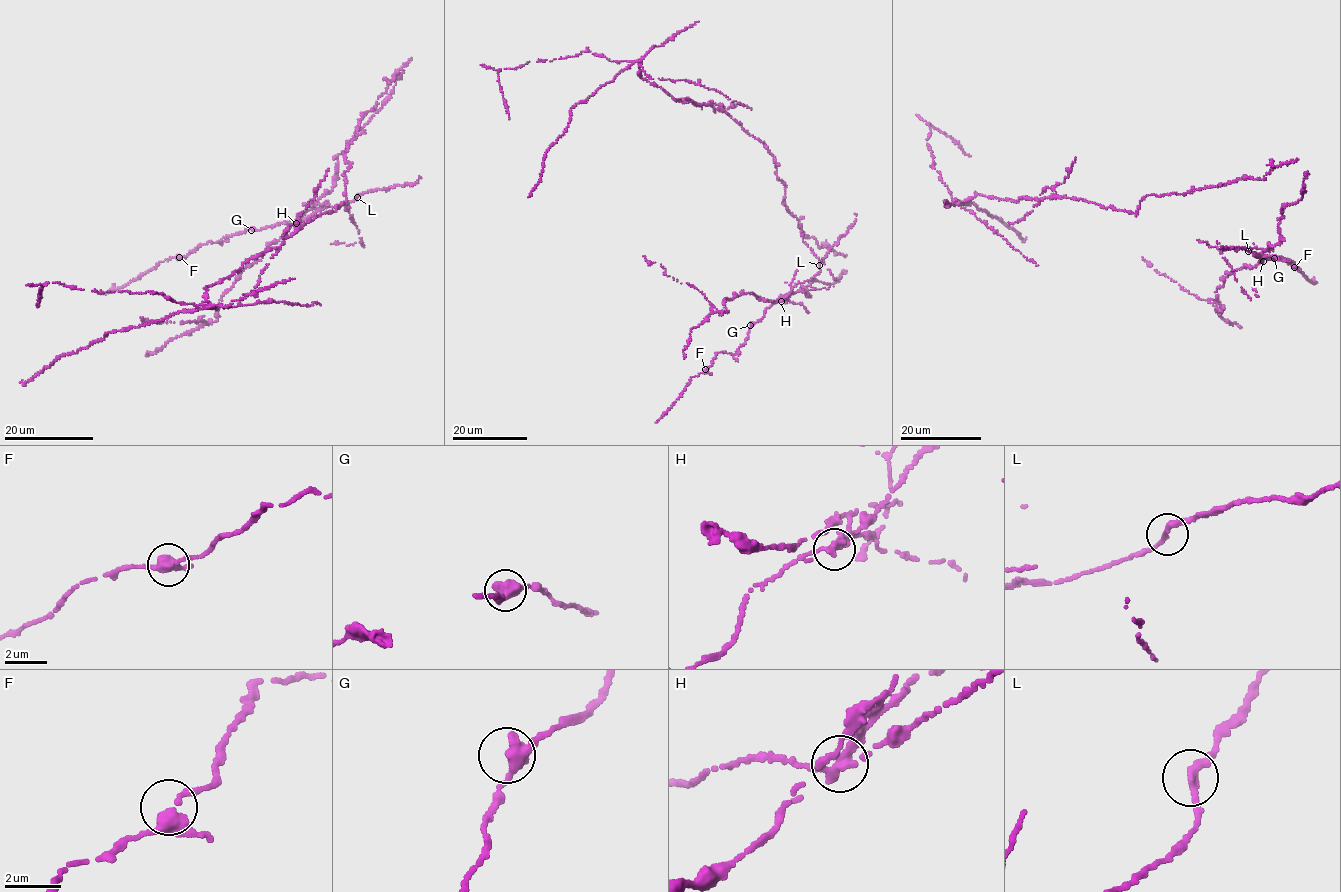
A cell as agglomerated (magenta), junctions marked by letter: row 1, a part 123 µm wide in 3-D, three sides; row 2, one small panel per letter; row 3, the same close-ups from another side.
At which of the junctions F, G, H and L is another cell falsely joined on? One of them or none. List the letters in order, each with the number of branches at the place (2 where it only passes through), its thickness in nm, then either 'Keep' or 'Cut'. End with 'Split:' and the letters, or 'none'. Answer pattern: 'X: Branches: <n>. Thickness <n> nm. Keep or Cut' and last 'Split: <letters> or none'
F: Branches: 3. Thickness 320 nm. Keep
G: Branches: 2. Thickness 440 nm. Keep
H: Branches: 2. Thickness 360 nm. Cut
L: Branches: 2. Thickness 280 nm. Keep
Split: H

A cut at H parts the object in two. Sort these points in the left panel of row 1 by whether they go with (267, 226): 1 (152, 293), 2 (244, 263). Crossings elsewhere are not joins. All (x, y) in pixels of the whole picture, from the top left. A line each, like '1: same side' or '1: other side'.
1: other side
2: other side

